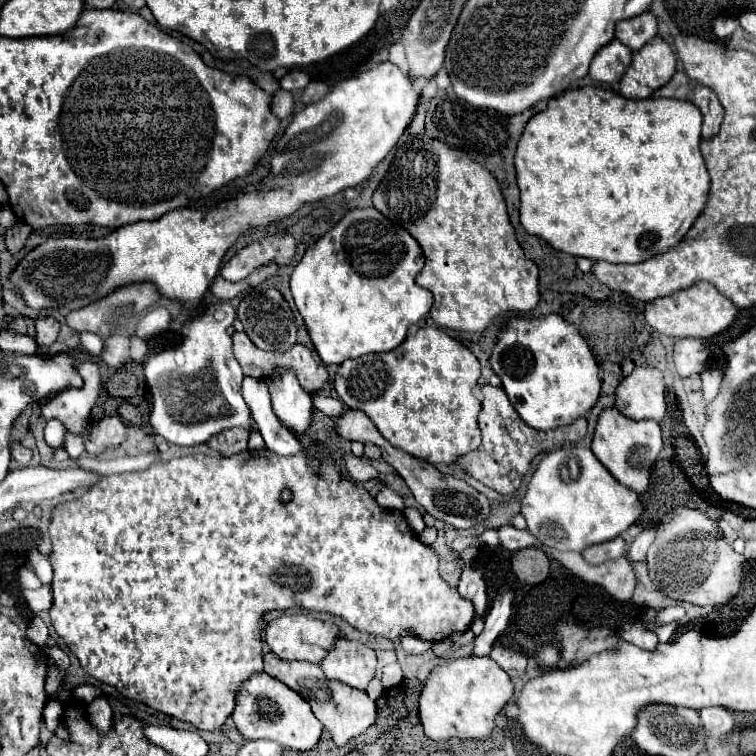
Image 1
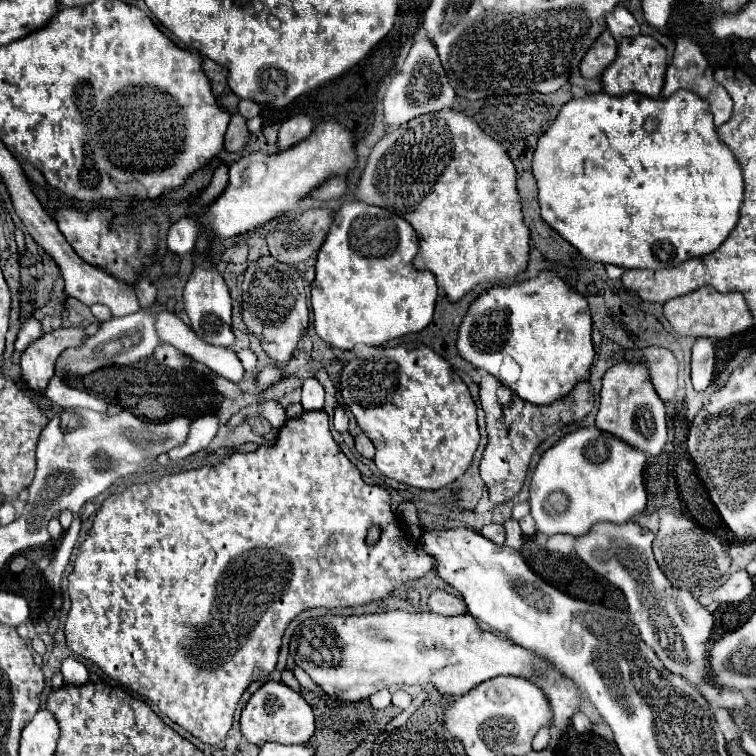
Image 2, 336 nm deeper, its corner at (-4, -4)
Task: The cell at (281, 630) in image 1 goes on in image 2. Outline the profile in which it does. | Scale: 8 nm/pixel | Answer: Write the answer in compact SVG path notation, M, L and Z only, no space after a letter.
M388 611L388 613L372 613L372 615L354 615L354 617L340 617L340 615L324 615L306 619L302 625L296 627L290 639L290 655L298 667L302 667L314 683L318 683L326 693L338 697L342 703L346 701L360 701L370 697L374 691L392 687L392 685L428 685L434 683L442 693L460 697L478 683L498 677L498 675L520 675L530 677L544 693L550 697L553 710L553 723L550 727L550 741L547 749L553 750L566 729L571 724L572 713L578 709L578 693L576 687L566 681L556 669L552 669L544 659L534 657L530 651L510 643L504 637L492 635L482 631L472 615L460 617L442 617L430 611Z

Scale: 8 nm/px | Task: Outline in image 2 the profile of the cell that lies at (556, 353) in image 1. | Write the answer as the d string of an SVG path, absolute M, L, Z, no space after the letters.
M540 273L536 279L492 287L484 291L468 309L460 333L458 333L458 353L470 361L474 367L494 375L504 387L516 391L518 397L532 405L548 405L564 395L568 395L578 381L586 381L590 367L594 363L594 345L592 345L592 321L586 299L572 291L560 277L554 273Z

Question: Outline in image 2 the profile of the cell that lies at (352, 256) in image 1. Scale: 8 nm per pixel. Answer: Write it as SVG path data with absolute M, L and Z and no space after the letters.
M346 201L334 215L334 223L316 259L316 279L312 281L314 329L322 341L342 351L352 351L358 343L384 345L390 339L422 331L436 305L436 279L430 271L416 271L412 261L418 253L418 237L402 217L362 201Z

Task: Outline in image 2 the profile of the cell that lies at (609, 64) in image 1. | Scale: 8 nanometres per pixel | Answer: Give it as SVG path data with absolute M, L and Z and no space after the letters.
M604 31L594 47L588 49L588 53L584 55L582 63L580 63L580 73L586 77L586 79L592 79L592 77L600 77L604 73L604 69L614 61L616 57L616 51L618 51L618 45L614 41L614 37L610 35L610 31Z

